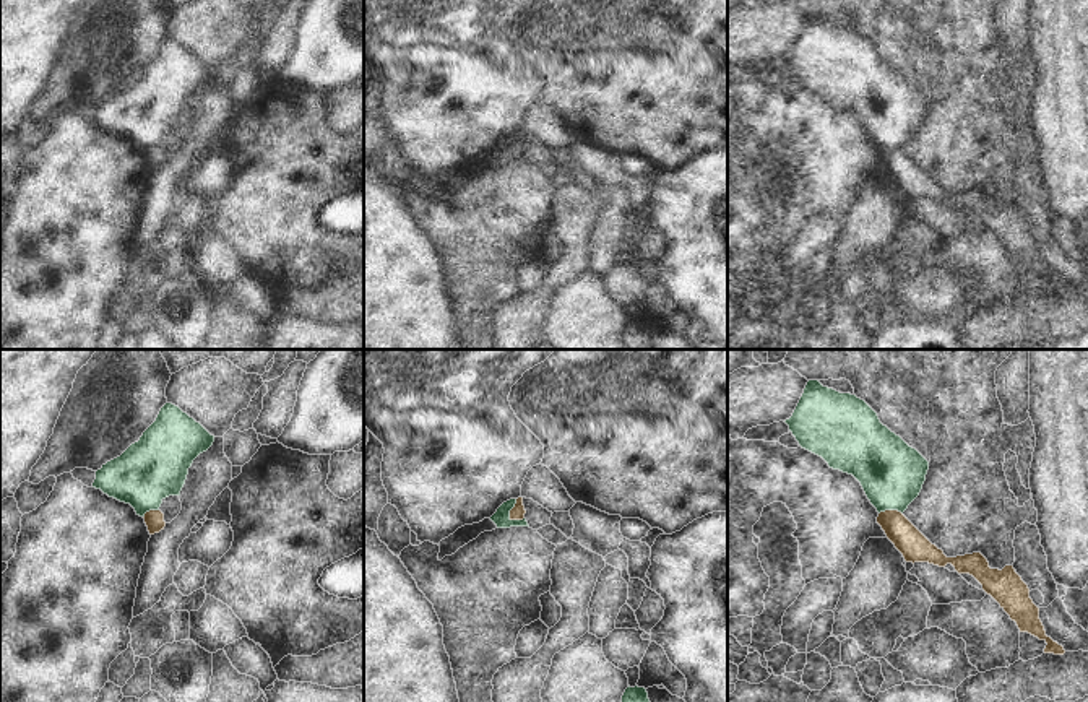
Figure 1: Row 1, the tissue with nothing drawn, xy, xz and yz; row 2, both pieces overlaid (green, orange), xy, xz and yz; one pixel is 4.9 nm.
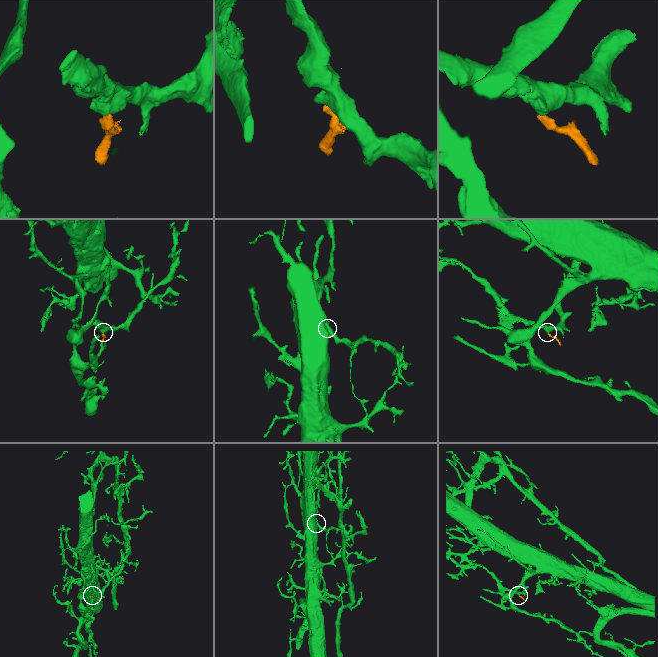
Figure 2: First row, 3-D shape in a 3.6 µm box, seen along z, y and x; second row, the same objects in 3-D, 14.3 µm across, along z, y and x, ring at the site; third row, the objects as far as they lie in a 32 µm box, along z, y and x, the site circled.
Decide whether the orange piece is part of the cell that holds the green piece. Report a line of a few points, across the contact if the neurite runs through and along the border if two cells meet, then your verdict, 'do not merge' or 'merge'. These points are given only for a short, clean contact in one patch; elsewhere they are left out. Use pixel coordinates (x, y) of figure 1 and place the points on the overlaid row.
xz (517, 499), (510, 511), (510, 520) | do not merge

